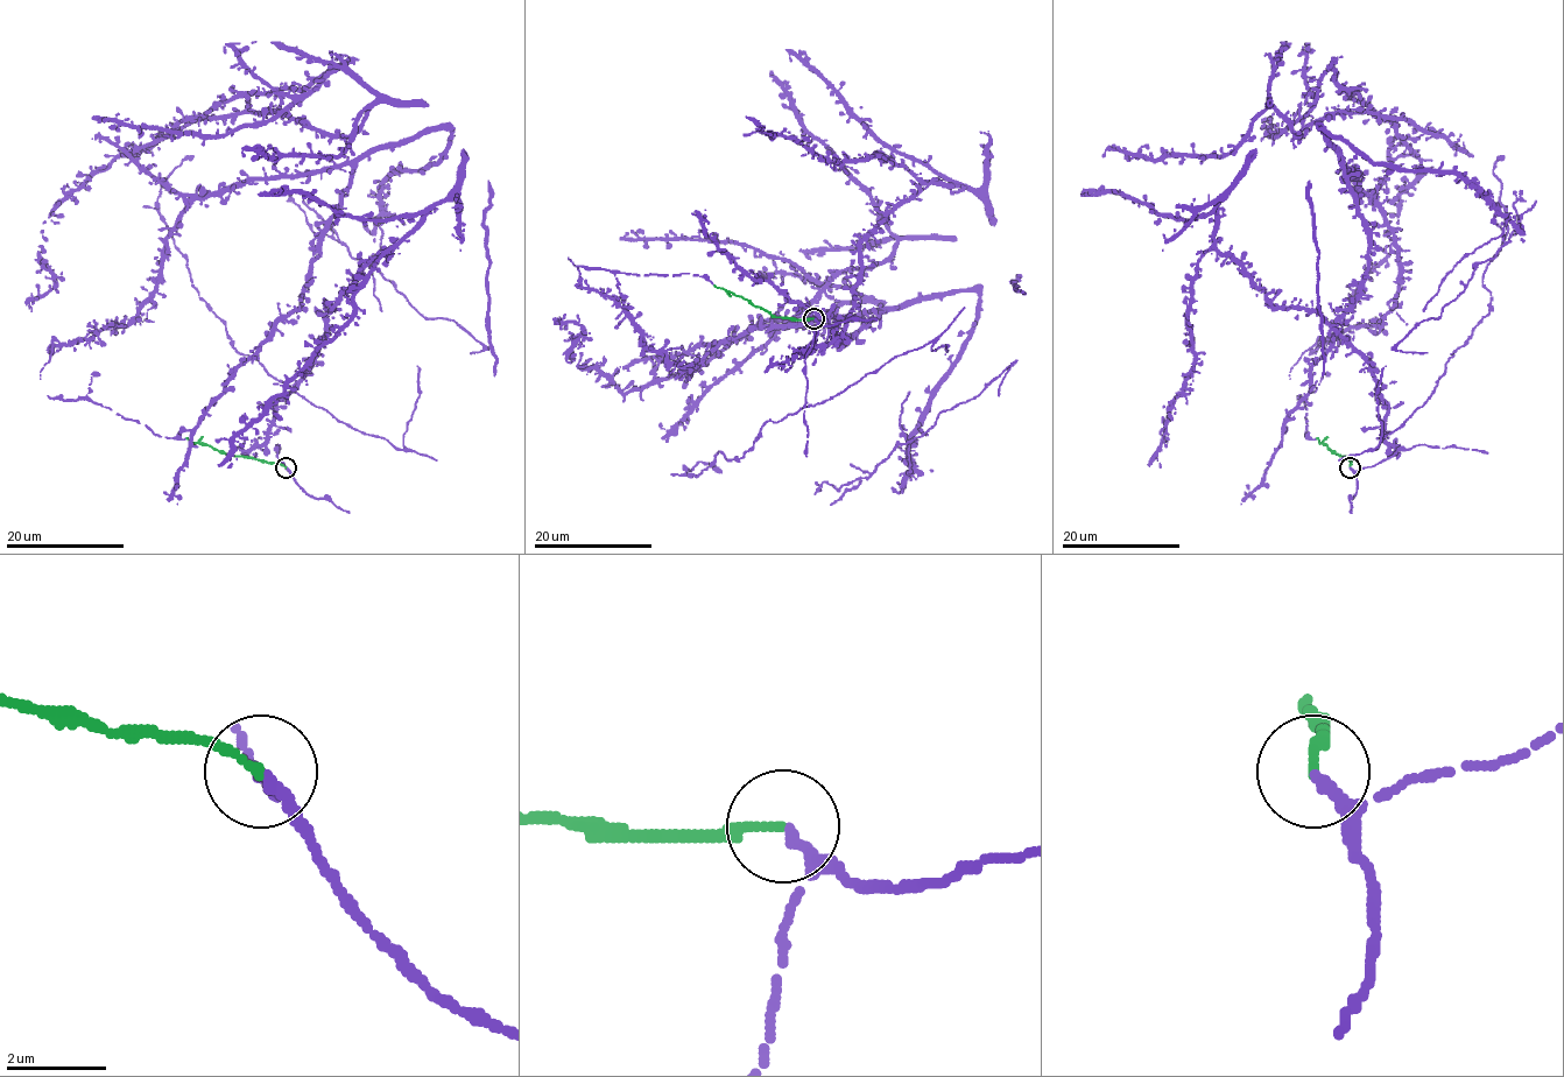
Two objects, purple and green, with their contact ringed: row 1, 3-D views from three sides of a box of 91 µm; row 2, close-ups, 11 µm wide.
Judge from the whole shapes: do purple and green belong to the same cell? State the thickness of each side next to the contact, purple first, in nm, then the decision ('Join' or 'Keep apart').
Thickness 280 nm (purple) against 180 nm. Join

